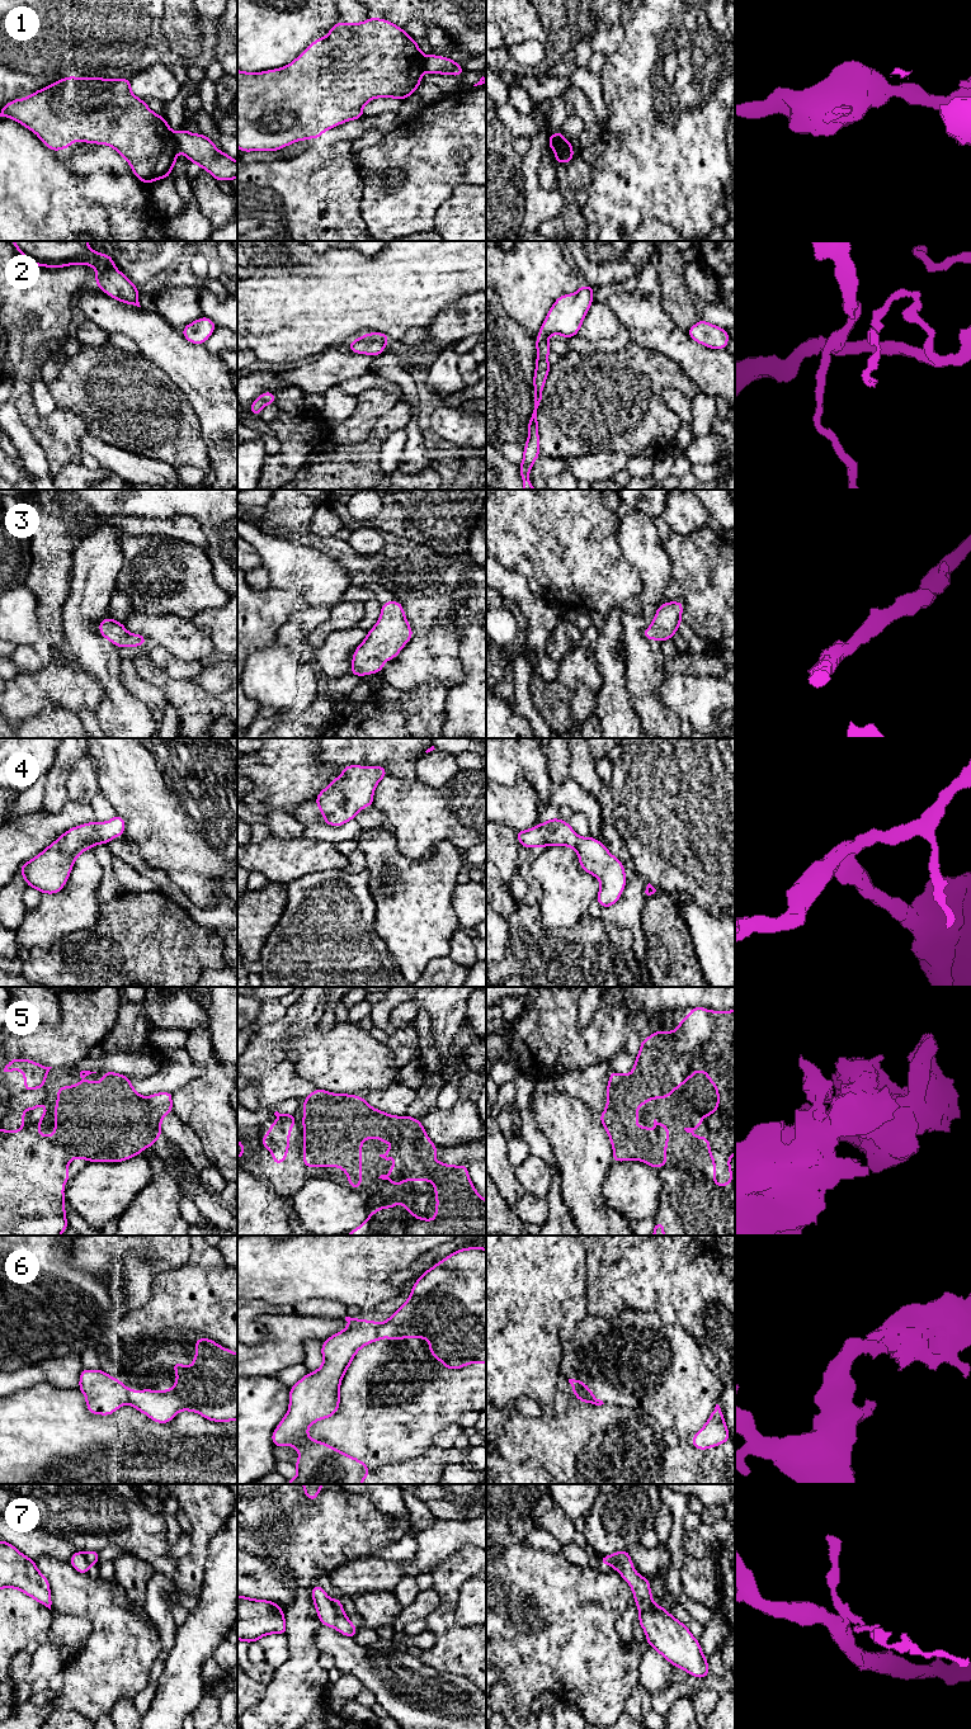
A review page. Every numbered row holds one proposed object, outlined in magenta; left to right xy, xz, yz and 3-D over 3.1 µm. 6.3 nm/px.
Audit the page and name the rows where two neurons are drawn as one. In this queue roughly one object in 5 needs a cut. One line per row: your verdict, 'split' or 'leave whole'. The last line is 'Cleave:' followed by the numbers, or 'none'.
1: split
2: leave whole
3: leave whole
4: leave whole
5: split
6: split
7: split
Cleave: 1, 5, 6, 7

